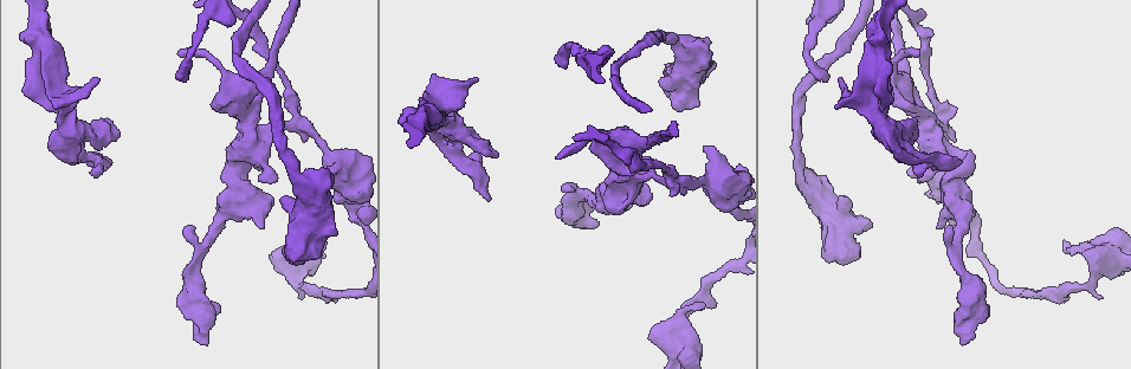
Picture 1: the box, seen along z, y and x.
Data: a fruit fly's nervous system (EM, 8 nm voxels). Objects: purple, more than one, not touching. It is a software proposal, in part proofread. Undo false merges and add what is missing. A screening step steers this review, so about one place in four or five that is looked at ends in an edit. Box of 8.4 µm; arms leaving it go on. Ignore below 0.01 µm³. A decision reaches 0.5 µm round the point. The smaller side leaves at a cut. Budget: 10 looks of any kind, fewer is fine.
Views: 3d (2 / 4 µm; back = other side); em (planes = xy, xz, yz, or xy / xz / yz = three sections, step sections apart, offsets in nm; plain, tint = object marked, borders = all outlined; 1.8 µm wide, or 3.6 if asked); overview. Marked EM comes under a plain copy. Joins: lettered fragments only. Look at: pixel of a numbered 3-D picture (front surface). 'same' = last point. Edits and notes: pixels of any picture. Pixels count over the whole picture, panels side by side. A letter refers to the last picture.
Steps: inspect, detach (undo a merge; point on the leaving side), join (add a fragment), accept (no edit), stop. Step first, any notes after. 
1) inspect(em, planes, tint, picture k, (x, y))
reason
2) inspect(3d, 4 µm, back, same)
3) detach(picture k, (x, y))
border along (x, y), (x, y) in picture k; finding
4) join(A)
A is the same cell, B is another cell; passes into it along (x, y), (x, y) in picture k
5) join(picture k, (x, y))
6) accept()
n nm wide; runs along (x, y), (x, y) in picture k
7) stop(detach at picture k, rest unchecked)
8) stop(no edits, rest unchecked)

inspect(em, yz, step 4, tint, picture 1, (238, 104))

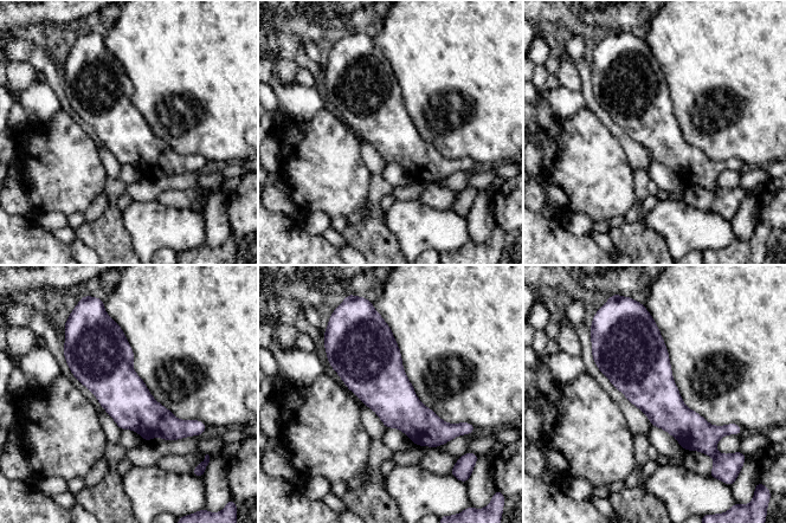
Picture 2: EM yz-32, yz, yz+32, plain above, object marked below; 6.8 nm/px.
inspect(em, planes, borders, same)
another direction

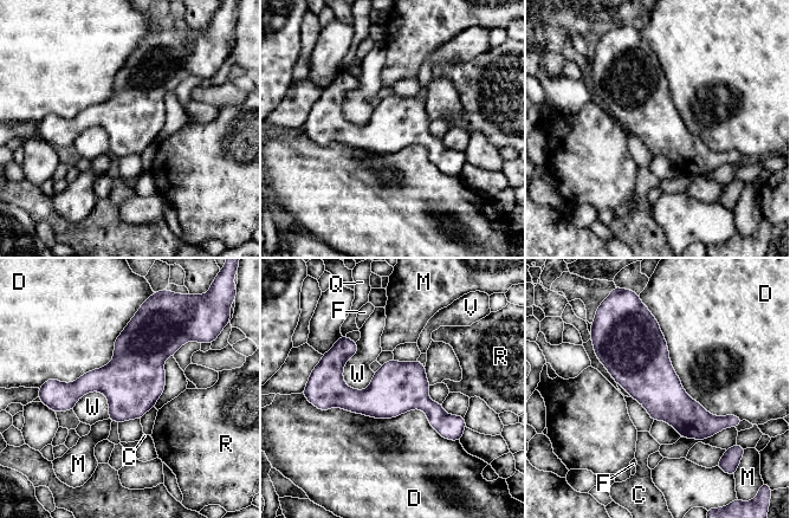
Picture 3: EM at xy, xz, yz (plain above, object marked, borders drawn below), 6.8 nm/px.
accept()
340 nm wide; C, D, F, M, Q, R, V and W are other cells; border along (356, 342), (343, 381), (364, 390) in picture 3; all the same neuron

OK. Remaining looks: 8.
inspect(3d, 4 µm, picture 1, (699, 103))
thick end

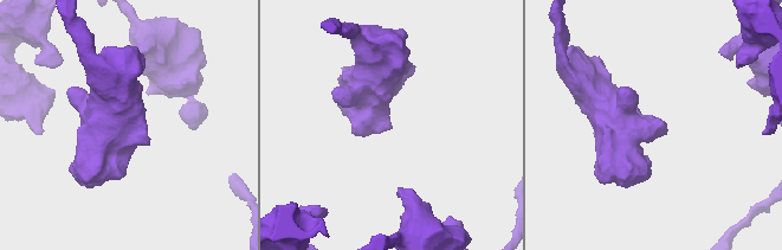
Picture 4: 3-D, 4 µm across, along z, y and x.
inspect(em, planes, borders, picture 4, (390, 127))

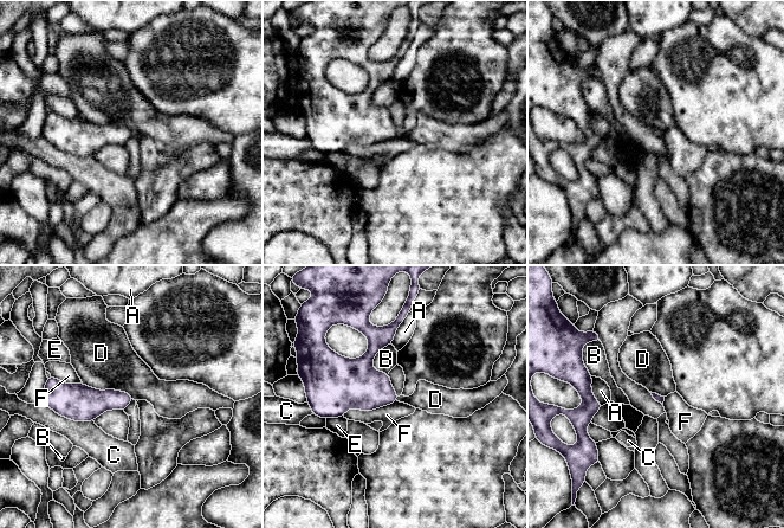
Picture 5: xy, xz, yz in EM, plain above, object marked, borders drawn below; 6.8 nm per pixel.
accept()
A, B, C, D, E and F are other cells; border along (83, 382), (134, 399) in picture 5; no lettered fragment goes on from it

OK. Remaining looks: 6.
inspect(3d, 4 µm, picture 1, (969, 289))
three arms meet

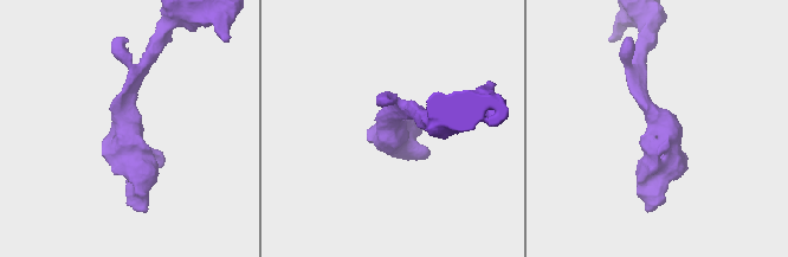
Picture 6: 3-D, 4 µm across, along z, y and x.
inspect(em, planes, borders, picture 6, (126, 127))
3 arms; arms of 160, 200, 340 nm

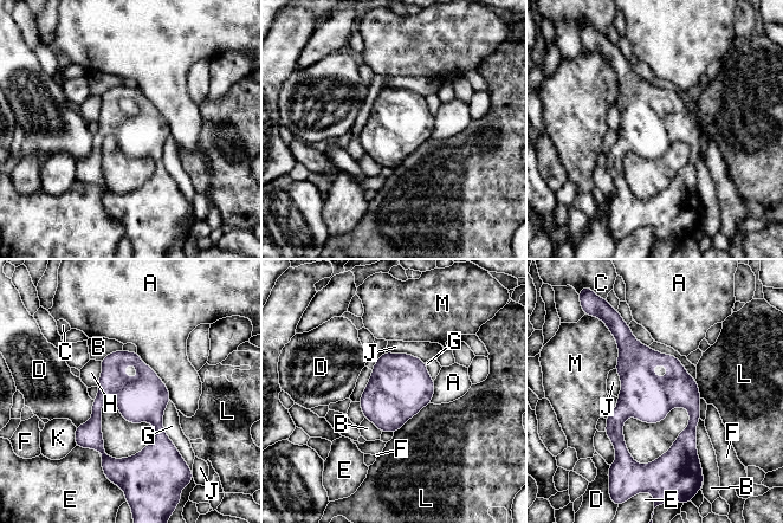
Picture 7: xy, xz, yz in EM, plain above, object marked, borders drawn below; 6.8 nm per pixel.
accept()
A touches over 400 nm; A, B, C, D, E, F, G, H, J, K, L and M are other cells; border along (429, 402), (394, 433) in picture 7; all the same neuron

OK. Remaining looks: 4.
inspect(em, planes, borders, picture 1, (919, 171))
free end

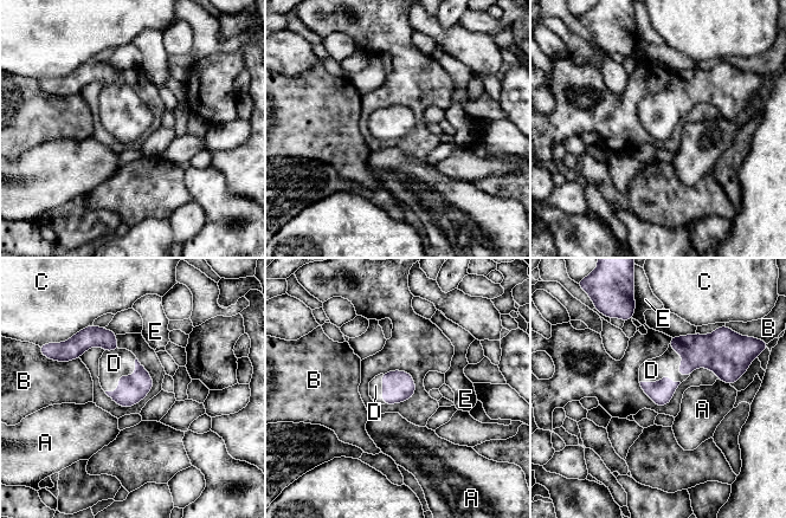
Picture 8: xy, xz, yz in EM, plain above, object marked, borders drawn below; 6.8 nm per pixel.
join(picture 8, (114, 363))
160 nm wide; D touches over 320 nm; D is the same cell, A, B, C and E are other cells; the neuron continues

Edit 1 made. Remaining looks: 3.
stop(join at picture 8, rest unchecked)

